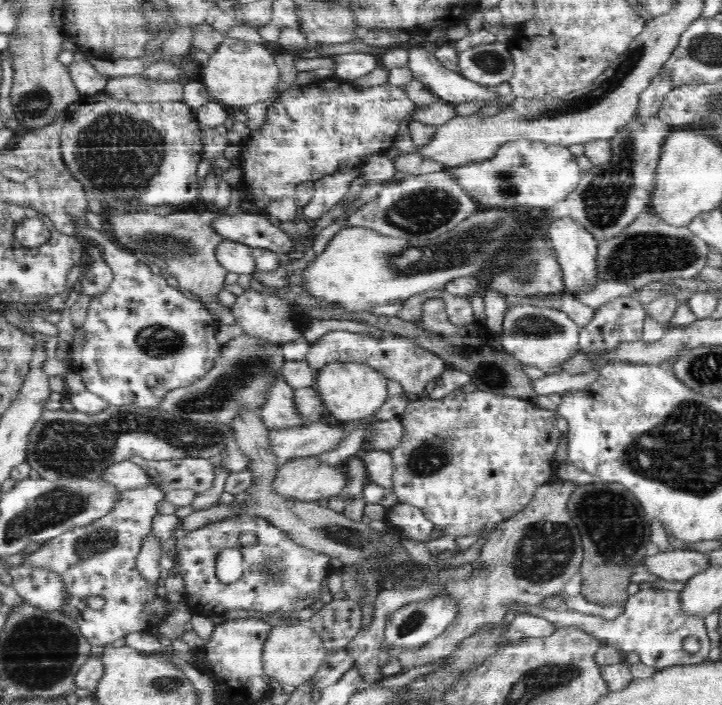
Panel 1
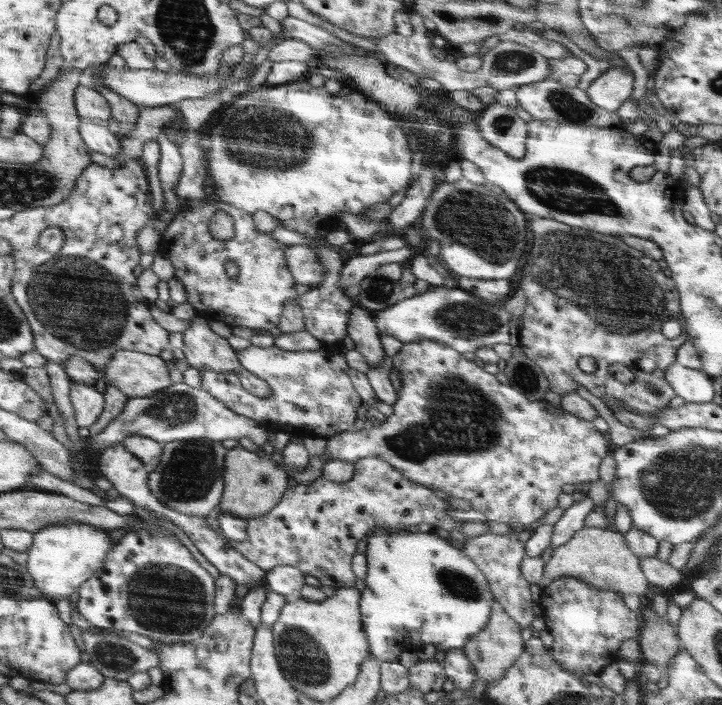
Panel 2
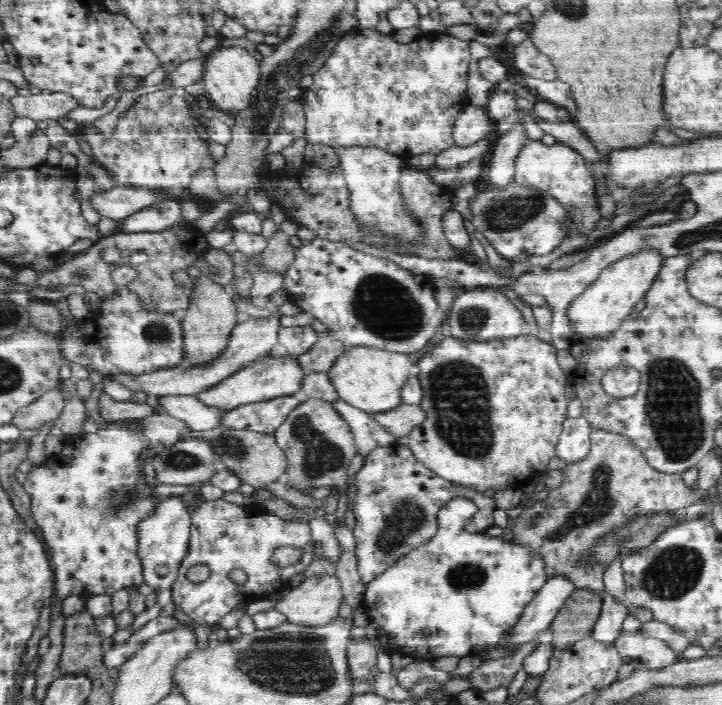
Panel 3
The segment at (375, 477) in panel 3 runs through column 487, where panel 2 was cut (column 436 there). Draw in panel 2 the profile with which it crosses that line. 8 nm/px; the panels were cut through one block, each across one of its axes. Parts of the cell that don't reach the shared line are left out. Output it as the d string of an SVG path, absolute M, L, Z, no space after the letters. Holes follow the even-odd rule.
M366 456L354 463L354 475L349 481L330 482L326 478L319 477L309 486L298 484L289 487L273 510L266 512L264 516L256 516L247 521L248 536L244 542L229 539L222 533L216 519L217 511L208 516L208 525L236 552L264 570L270 570L275 566L295 566L305 575L310 574L318 578L322 585L345 589L355 586L357 578L352 572L352 556L356 554L356 546L364 535L368 535L378 526L382 531L398 533L400 530L408 529L412 524L422 524L422 522L430 524L432 529L442 528L442 530L461 532L464 521L450 517L450 510L453 509L449 503L435 496L429 487L404 478L402 473L378 456Z

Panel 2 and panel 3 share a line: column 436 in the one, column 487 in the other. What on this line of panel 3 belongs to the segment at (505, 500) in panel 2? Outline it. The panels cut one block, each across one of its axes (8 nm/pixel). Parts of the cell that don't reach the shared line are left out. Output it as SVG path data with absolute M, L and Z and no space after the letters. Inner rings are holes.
M527 331L516 338L503 340L494 339L486 342L466 342L454 338L449 334L442 334L434 341L429 352L414 367L415 375L422 386L423 398L420 408L424 410L426 418L422 424L416 426L410 434L396 441L400 446L409 448L414 456L423 462L423 465L433 470L442 478L450 482L458 482L462 486L472 488L484 493L487 490L505 490L518 487L524 482L524 478L533 472L544 472L552 458L556 458L556 444L563 432L564 422L567 420L567 405L570 403L566 398L568 377L562 371L557 362L557 349L547 340L540 339L536 334L530 335Z

